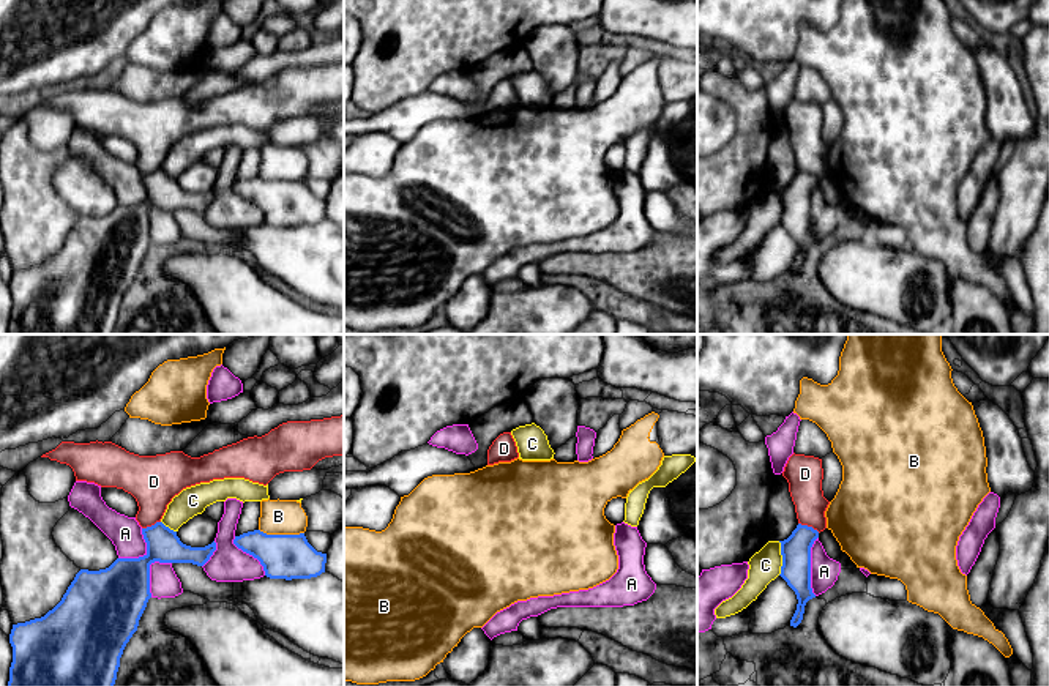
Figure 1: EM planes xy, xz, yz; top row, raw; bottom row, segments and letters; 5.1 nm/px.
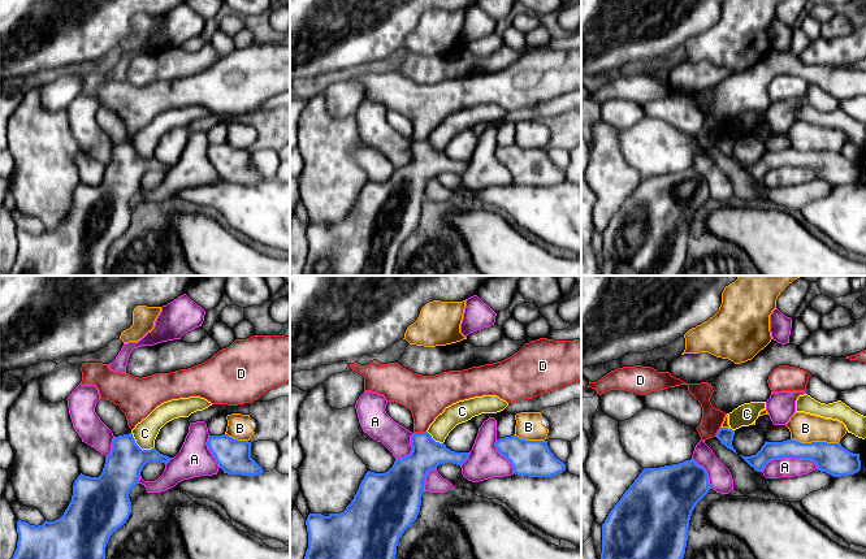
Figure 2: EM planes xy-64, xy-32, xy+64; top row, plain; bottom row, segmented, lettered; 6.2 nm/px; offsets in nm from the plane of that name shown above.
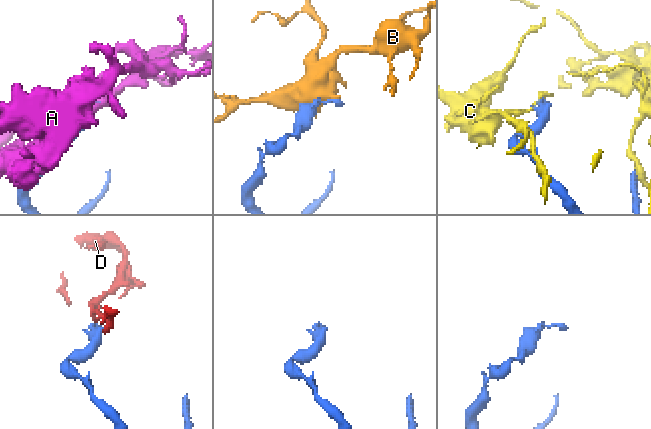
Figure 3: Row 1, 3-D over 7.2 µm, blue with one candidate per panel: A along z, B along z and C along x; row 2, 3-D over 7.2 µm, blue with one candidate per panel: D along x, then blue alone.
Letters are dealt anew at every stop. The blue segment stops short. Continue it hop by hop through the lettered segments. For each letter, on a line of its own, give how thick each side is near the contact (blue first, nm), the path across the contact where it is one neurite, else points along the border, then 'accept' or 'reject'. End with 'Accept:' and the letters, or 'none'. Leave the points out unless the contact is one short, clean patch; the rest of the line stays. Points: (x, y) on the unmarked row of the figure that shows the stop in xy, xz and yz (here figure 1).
A: 150 nm thick on the blue side, 140 nm on the other; reject
B: 220 nm thick on the blue side, 180 nm on the other; reject
C: 150 nm thick on the blue side, 160 nm on the other; reject
D: 150 nm thick on the blue side, 180 nm on the other; border along yz (798, 169), (819, 178); reject
Accept: none

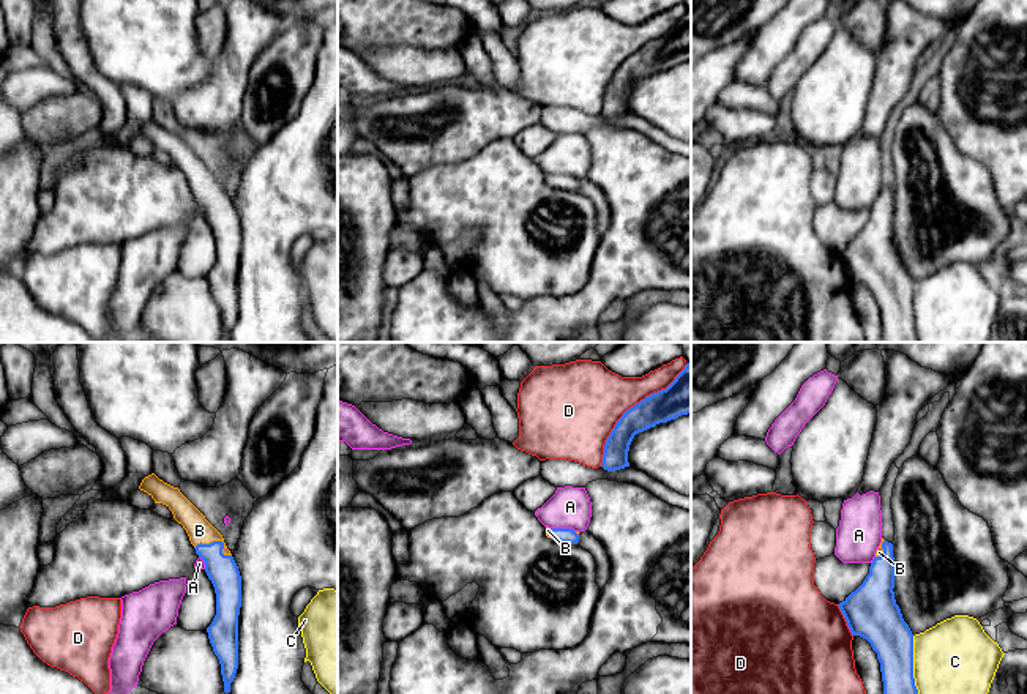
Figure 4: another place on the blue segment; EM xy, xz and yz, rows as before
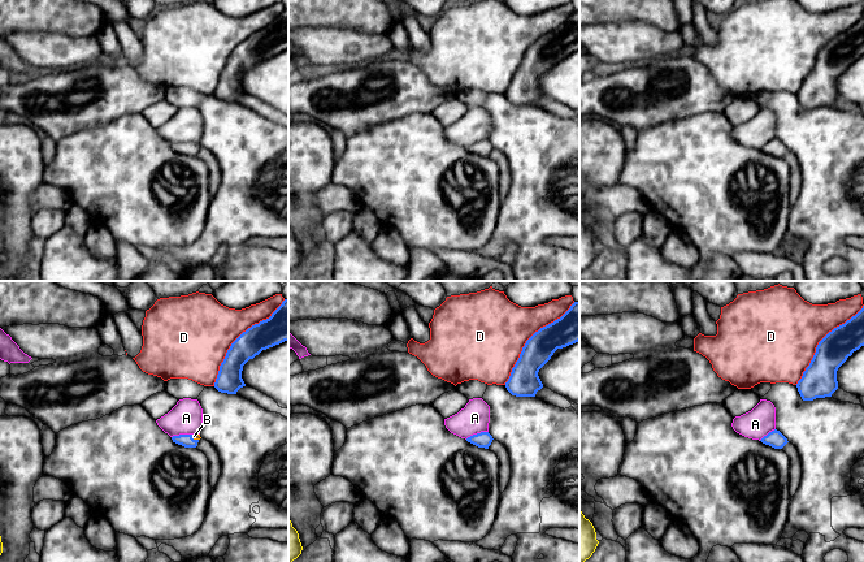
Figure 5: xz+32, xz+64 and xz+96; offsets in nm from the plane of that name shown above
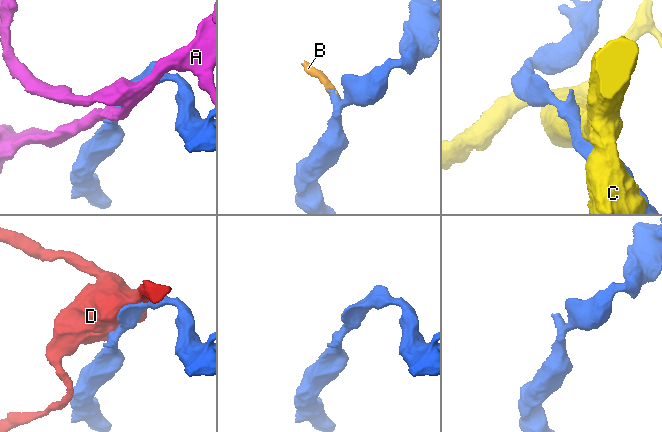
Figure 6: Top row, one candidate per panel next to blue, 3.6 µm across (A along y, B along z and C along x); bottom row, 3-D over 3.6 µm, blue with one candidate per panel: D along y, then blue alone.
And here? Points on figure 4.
A: 80 nm thick on the blue side, 220 nm on the other; reject
B: 160 nm thick on the blue side, 130 nm on the other; runs through xy (221, 216), (218, 188), (210, 188), (199, 177); accept
C: 220 nm thick on the blue side, 420 nm on the other; reject
D: 170 nm thick on the blue side, 400 nm on the other; reject
Accept: B

